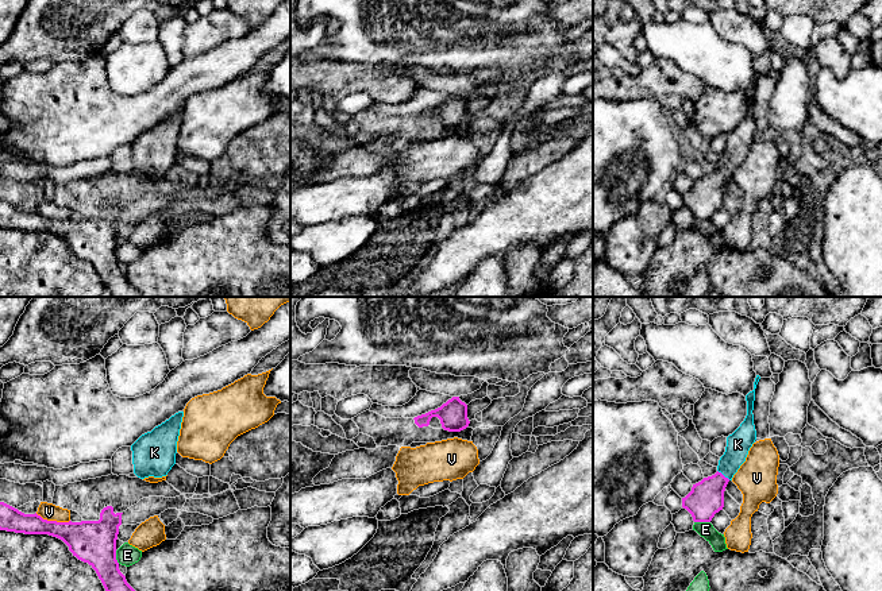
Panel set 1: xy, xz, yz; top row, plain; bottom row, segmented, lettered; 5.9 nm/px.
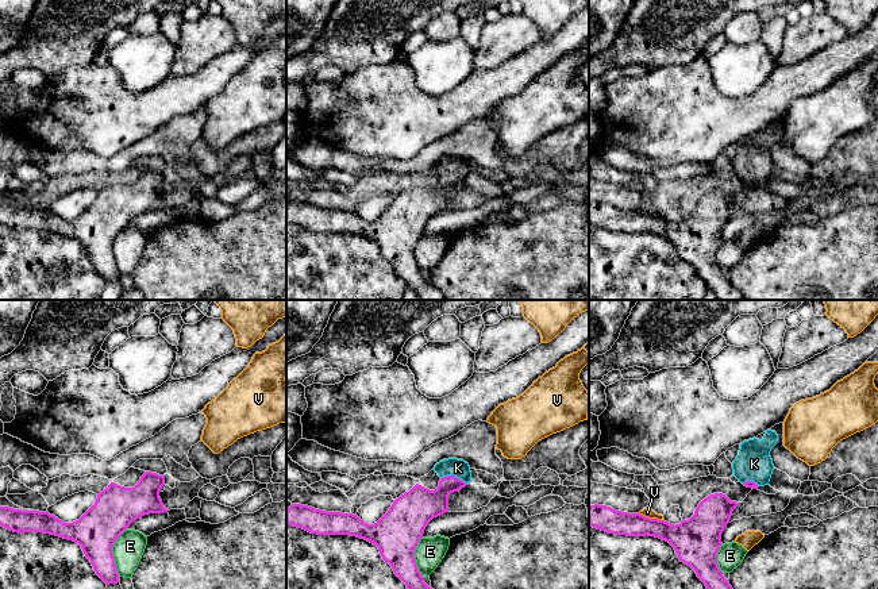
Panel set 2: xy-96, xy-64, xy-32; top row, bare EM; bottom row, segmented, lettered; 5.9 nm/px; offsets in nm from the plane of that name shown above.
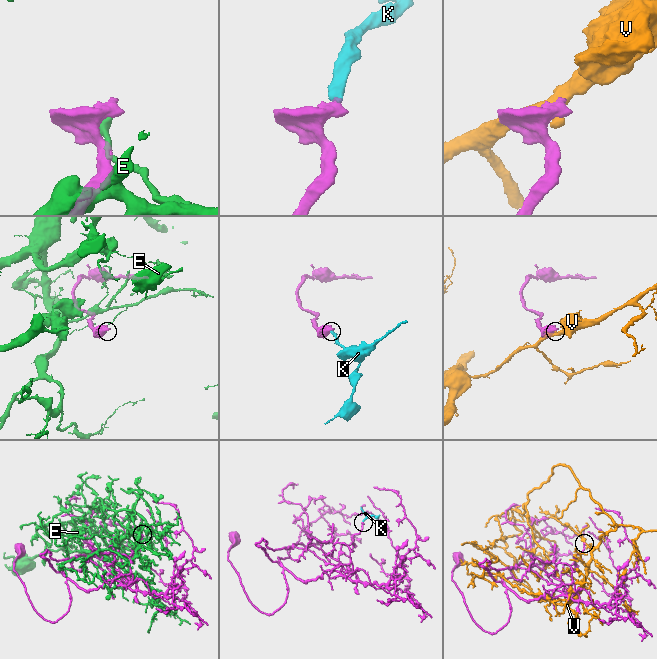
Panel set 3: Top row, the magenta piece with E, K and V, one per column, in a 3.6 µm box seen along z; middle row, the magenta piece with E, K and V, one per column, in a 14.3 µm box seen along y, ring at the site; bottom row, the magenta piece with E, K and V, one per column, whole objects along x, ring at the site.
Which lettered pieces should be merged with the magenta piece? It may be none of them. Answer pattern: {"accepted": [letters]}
{"accepted": ["K"]}

